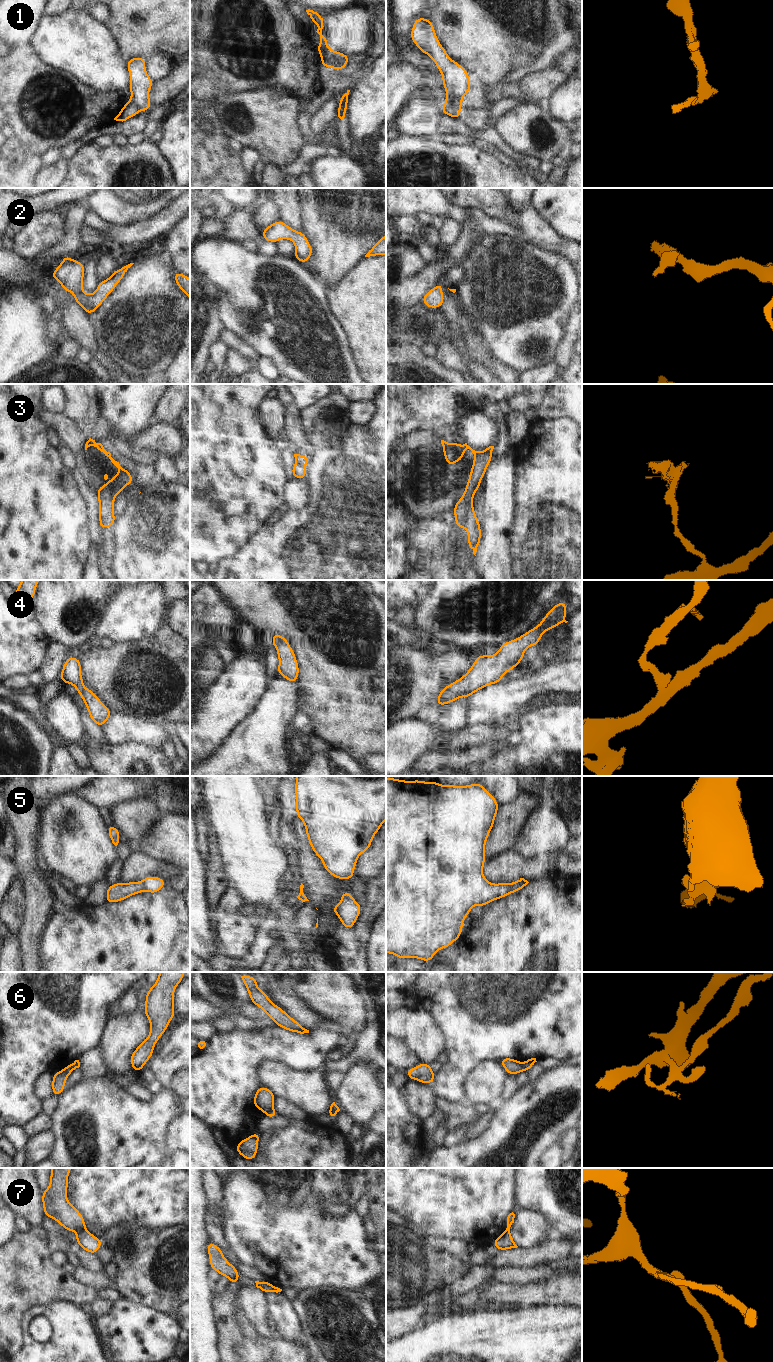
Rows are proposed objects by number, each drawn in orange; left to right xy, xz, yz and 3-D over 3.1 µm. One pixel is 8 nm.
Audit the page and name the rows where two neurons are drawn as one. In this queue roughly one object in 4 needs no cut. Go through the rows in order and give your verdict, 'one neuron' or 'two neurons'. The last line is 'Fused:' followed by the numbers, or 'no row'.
1: two neurons
2: one neuron
3: two neurons
4: two neurons
5: two neurons
6: two neurons
7: two neurons
Fused: 1, 3, 4, 5, 6, 7

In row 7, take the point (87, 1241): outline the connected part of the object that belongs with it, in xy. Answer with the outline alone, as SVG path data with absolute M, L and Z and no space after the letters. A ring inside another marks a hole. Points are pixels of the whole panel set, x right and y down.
M86 1228L78 1230L76 1232L76 1242L85 1251L96 1254L99 1248L102 1246L102 1241L97 1238L92 1233L90 1233Z

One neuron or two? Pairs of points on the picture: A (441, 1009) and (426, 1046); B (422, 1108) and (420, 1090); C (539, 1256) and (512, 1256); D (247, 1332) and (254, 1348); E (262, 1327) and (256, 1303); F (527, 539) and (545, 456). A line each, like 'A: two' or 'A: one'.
A: two
B: one
C: one
D: two
E: one
F: one

